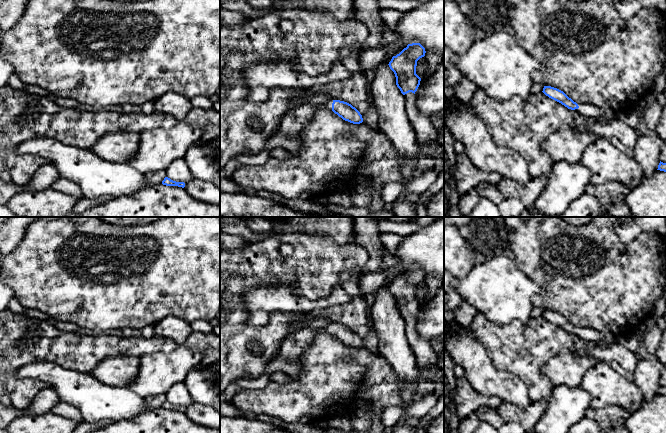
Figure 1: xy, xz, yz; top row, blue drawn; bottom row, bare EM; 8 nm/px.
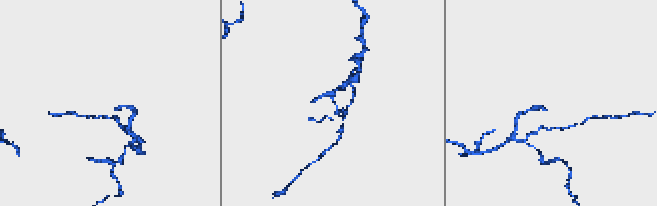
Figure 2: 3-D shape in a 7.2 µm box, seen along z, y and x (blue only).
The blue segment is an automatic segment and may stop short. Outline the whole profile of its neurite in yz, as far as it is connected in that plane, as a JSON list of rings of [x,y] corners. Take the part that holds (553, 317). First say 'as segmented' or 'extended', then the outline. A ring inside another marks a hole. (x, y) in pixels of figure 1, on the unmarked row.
extended; [[[544,310],[542,315],[549,322],[561,327],[565,331],[571,334],[575,334],[577,337],[584,341],[599,342],[604,341],[607,343],[616,342],[616,336],[611,332],[603,333],[588,327],[576,327],[571,322],[569,322],[563,315],[551,311]]]

